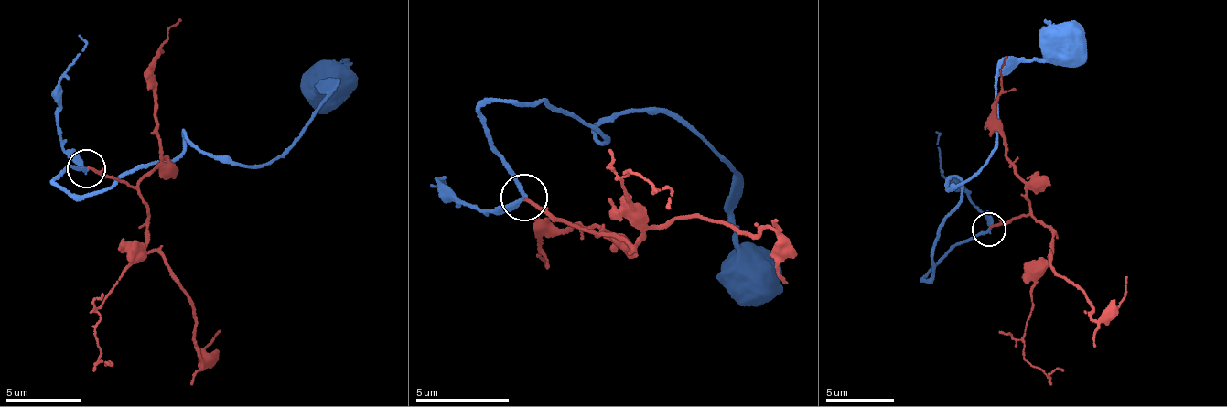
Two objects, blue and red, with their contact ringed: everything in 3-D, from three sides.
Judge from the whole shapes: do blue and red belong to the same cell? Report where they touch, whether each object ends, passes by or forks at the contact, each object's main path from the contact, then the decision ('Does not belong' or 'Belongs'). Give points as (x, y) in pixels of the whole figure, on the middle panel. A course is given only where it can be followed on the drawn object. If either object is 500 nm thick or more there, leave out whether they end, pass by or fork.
Place: (523, 198). At the ring blue passes by. At the ring red ends. Course of blue: (523, 196), (491, 100), (606, 139), (626, 109), (677, 113), (736, 174), (762, 282). Course of red: (525, 198), (555, 220), (623, 241), (703, 216), (747, 235), (771, 230), (788, 283). Does not belong

